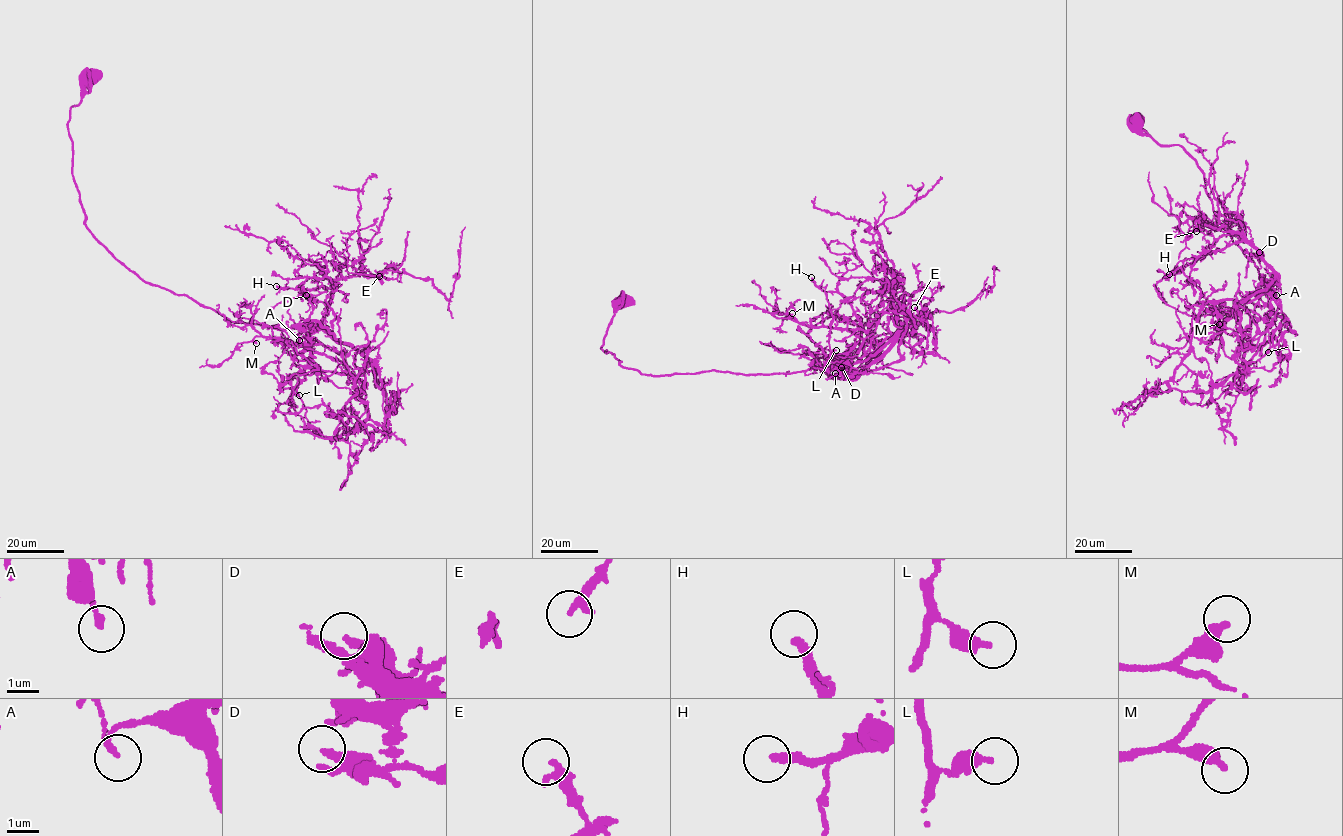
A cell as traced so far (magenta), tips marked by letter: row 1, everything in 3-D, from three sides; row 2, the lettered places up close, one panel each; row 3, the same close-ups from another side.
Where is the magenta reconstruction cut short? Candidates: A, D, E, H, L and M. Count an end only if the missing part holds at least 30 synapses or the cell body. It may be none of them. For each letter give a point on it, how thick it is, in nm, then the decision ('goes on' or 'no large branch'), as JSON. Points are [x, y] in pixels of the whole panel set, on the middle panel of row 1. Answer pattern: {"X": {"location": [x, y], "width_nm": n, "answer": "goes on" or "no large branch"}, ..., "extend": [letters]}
{"A": {"location": [835, 373], "width_nm": 200, "answer": "no large branch"}, "D": {"location": [841, 367], "width_nm": 300, "answer": "no large branch"}, "E": {"location": [914, 307], "width_nm": 320, "answer": "no large branch"}, "H": {"location": [811, 277], "width_nm": 260, "answer": "goes on"}, "L": {"location": [836, 350], "width_nm": 360, "answer": "no large branch"}, "M": {"location": [792, 313], "width_nm": 360, "answer": "no large branch"}, "extend": ["H"]}

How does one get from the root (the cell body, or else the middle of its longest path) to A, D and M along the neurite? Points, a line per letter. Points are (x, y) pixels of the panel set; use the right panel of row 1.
A: (1136, 120), (1159, 144), (1179, 145), (1195, 161), (1219, 223), (1271, 294), (1270, 285), (1265, 291), (1276, 295)
D: (1136, 120), (1159, 144), (1179, 145), (1195, 161), (1219, 223), (1271, 294), (1277, 275), (1259, 252)
M: (1136, 120), (1159, 144), (1179, 145), (1195, 161), (1219, 223), (1271, 294), (1271, 286), (1219, 324)

